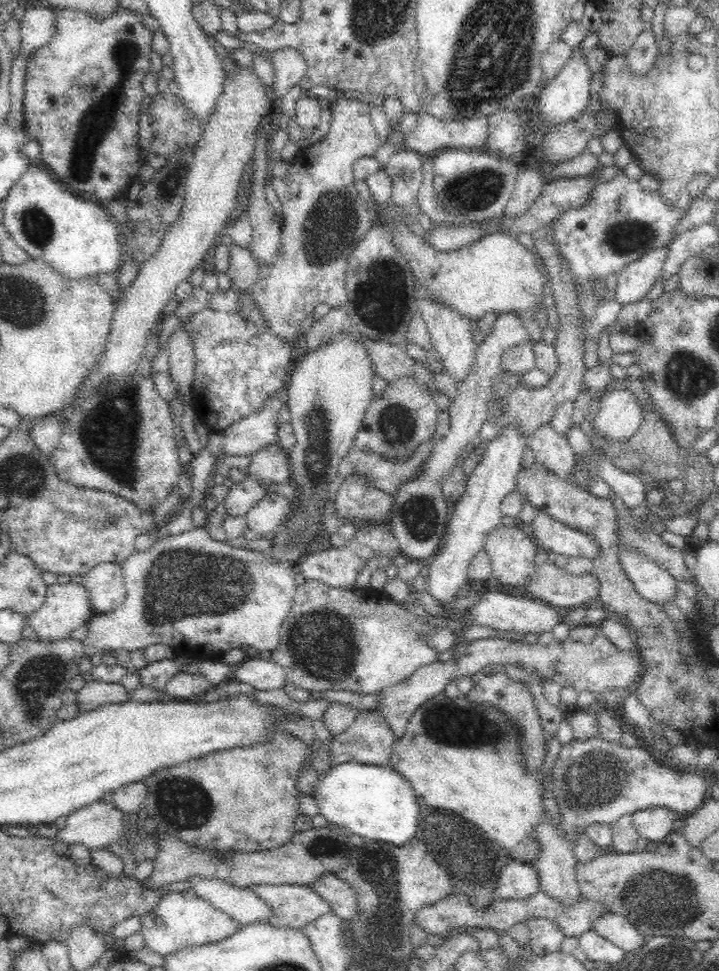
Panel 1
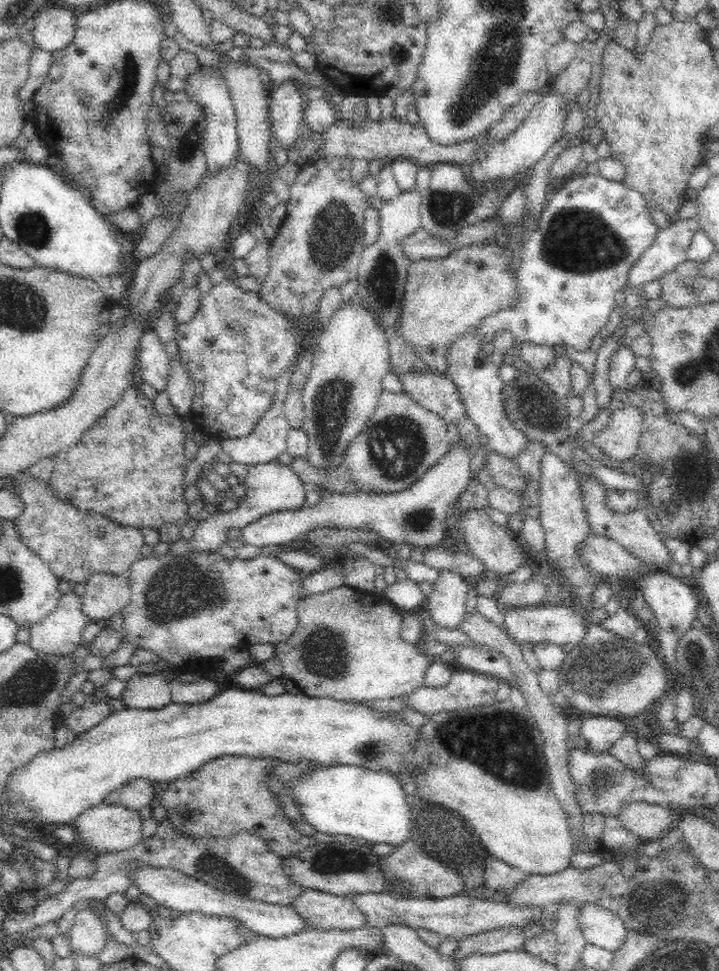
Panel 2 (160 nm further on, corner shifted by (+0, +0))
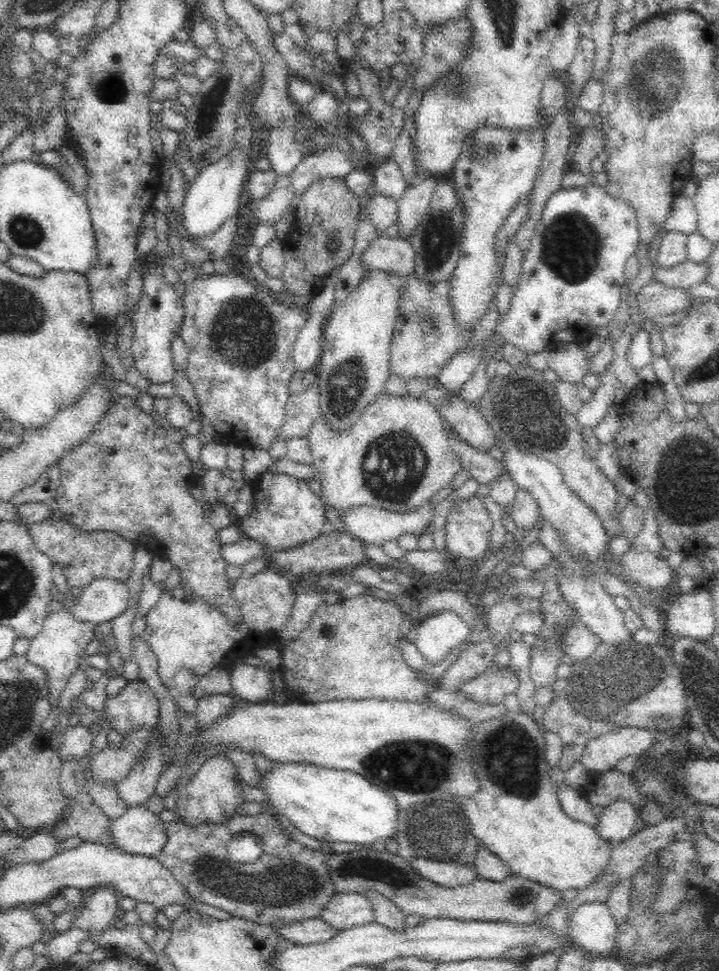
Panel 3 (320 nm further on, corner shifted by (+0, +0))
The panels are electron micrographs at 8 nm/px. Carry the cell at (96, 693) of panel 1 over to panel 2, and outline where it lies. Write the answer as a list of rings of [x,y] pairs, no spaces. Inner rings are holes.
[[[92,696],[88,699],[82,708],[74,710],[64,718],[65,726],[74,733],[75,738],[85,732],[91,731],[98,726],[107,716],[110,716],[110,706],[108,703],[98,703]]]

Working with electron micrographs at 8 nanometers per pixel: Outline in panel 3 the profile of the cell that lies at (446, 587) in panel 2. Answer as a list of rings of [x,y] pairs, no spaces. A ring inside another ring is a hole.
[[[444,610],[417,624],[415,644],[428,666],[439,665],[464,644],[473,629],[455,612]]]

